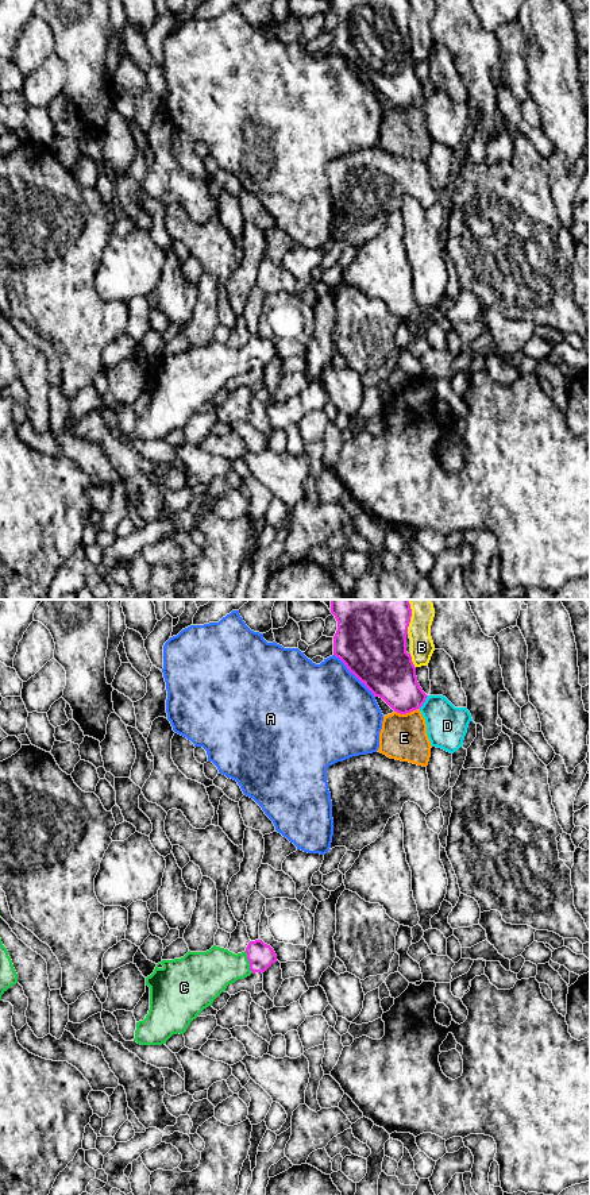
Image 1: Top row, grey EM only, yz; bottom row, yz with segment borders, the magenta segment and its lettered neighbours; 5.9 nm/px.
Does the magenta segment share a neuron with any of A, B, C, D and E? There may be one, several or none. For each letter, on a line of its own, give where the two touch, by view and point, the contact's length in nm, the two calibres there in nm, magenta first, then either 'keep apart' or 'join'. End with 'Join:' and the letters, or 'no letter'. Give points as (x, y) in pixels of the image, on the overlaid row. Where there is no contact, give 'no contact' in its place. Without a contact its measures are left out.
A: yz (354, 674) | 360 nm | 420/500 nm | keep apart
B: yz (411, 660) | 90 nm | 400/140 nm | keep apart
C: yz (249, 960) | 140 nm | 160/260 nm | join
D: yz (424, 701) | 100 nm | 280/240 nm | keep apart
E: yz (407, 712) | 150 nm | 300/280 nm | keep apart
Join: C

